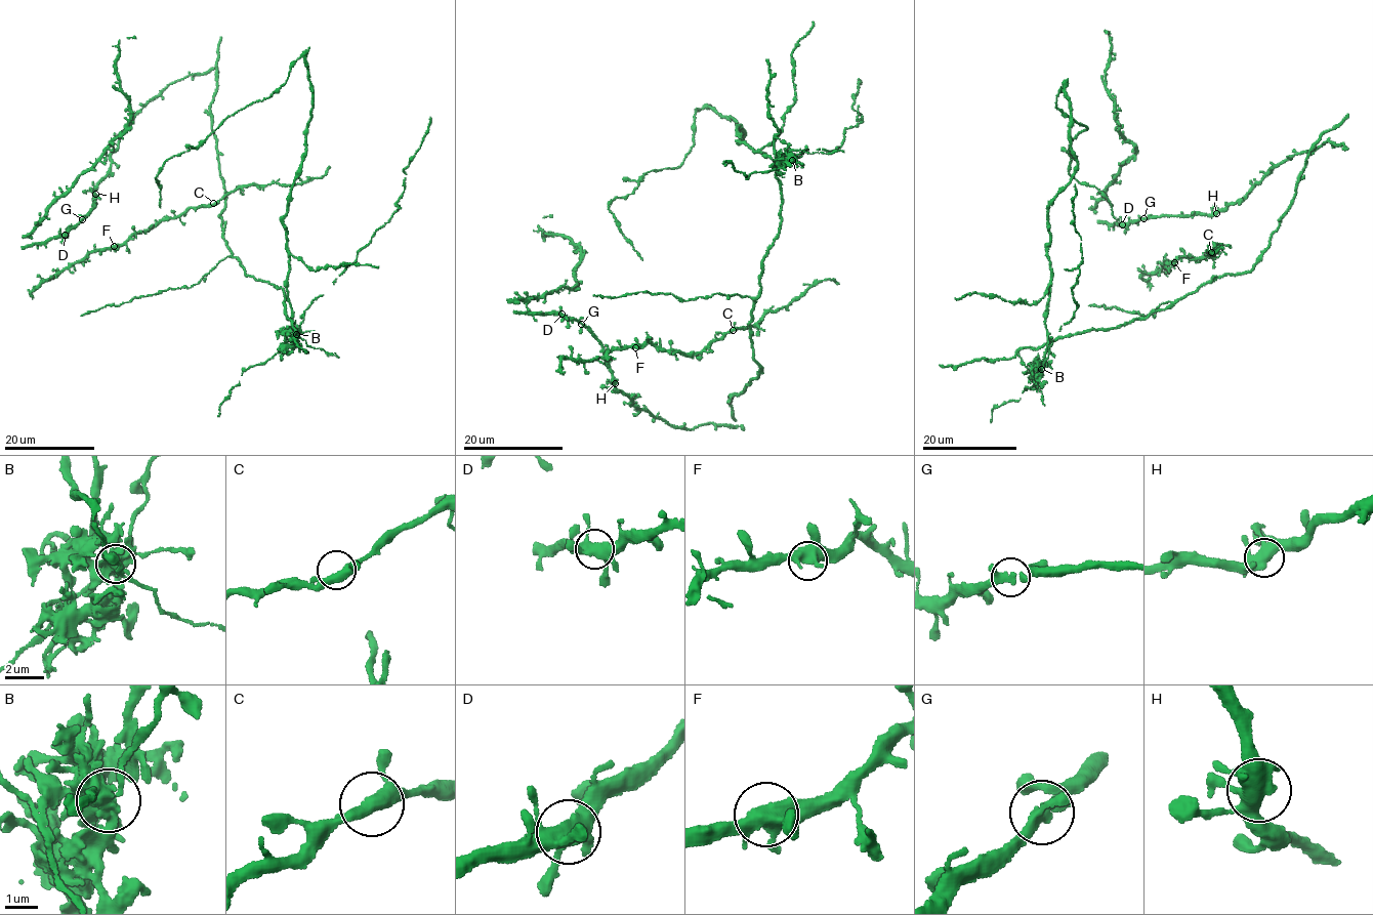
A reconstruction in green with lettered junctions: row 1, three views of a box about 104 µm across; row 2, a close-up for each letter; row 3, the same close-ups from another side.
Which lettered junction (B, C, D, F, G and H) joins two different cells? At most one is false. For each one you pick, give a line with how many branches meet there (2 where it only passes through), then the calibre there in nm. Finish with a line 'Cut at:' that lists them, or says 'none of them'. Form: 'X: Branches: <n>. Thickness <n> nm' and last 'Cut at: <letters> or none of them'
B: Branches: 5. Thickness 480 nm
Cut at: B

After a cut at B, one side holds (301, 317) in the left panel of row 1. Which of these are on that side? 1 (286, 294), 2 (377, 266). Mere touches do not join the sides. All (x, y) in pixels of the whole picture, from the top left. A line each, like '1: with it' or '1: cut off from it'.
1: cut off from it
2: cut off from it

